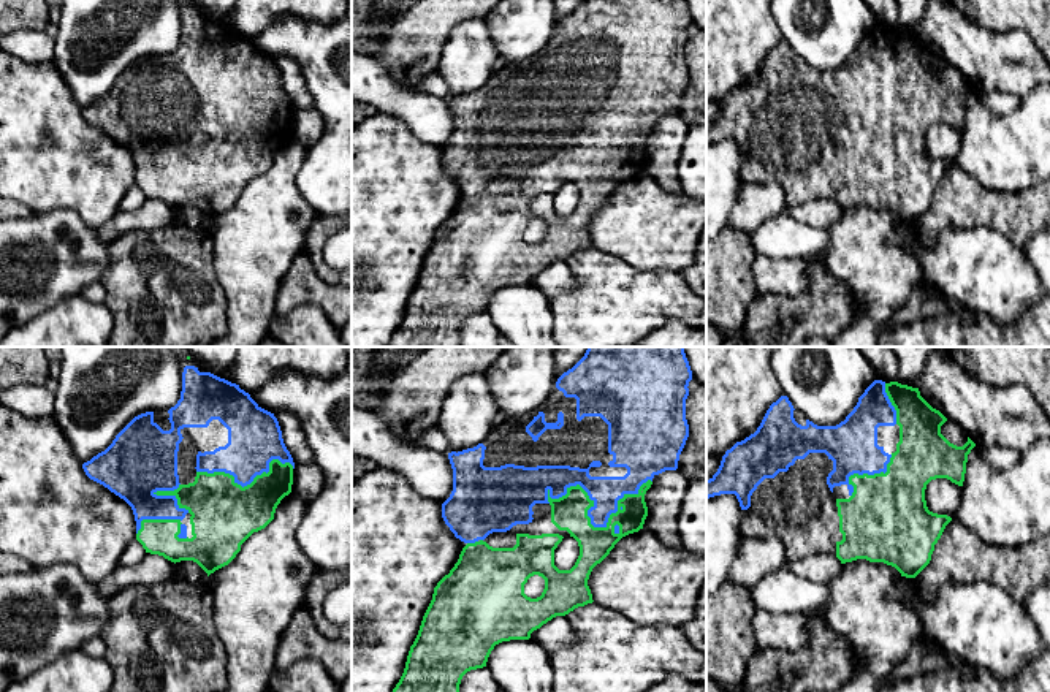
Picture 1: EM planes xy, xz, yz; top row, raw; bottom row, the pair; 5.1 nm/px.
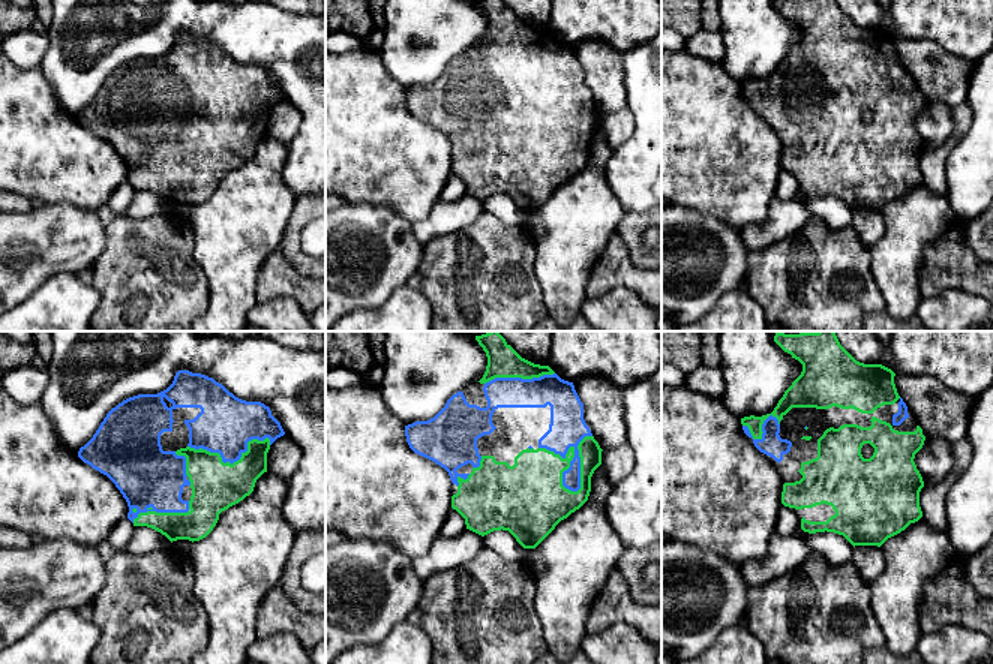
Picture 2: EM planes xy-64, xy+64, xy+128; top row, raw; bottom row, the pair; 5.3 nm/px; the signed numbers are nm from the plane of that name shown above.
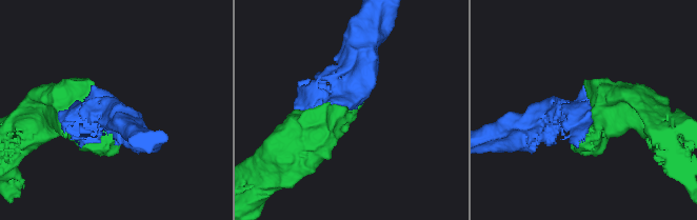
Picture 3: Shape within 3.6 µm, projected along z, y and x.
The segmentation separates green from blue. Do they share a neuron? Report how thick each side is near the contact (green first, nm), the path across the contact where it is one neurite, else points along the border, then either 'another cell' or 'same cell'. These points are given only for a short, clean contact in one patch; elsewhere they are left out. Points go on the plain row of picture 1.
calibres 180 and 160 nm; same cell

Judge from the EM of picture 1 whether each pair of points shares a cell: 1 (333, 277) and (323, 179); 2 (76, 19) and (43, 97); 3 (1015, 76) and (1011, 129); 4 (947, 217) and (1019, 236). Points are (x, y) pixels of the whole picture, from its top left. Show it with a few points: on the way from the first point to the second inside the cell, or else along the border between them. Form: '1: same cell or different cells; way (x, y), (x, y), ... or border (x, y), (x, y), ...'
1: different cells; border (334, 214), (319, 217)
2: different cells; border (51, 60), (75, 98)
3: different cells; border (1033, 87), (1020, 100)
4: same cell; way (965, 216), (998, 216), (1001, 219)

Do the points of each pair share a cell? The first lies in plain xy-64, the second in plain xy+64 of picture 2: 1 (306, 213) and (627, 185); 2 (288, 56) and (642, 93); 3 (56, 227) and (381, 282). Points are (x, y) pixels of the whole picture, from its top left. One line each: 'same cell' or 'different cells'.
1: different cells
2: same cell
3: same cell

